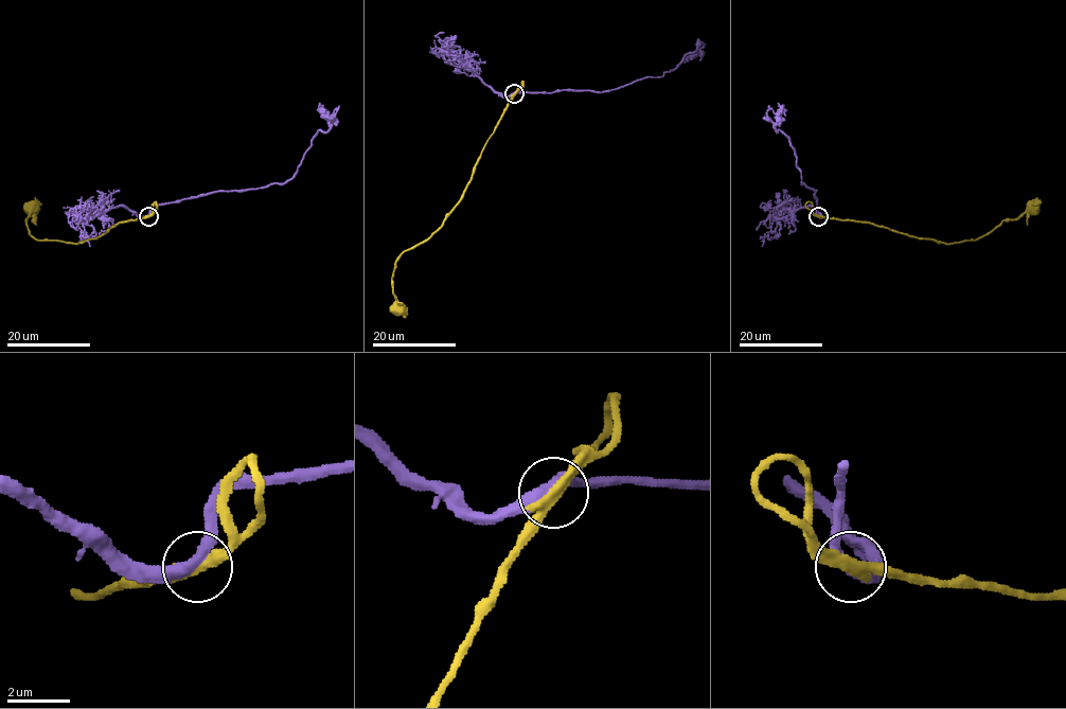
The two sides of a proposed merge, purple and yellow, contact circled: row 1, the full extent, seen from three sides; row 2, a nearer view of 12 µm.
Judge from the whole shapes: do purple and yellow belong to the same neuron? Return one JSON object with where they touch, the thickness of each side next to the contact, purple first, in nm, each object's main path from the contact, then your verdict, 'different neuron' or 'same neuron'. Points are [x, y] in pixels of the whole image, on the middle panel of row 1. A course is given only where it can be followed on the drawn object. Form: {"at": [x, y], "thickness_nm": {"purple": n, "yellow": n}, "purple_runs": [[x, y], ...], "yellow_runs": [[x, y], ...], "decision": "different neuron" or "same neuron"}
{"at": [514, 93], "thickness_nm": {"purple": 360, "yellow": 340}, "purple_runs": [[515, 94], [562, 90], [608, 92], [645, 77], [660, 77], [673, 70], [685, 55], [696, 53], [686, 54]], "yellow_runs": [[515, 94], [485, 145], [463, 197], [433, 233], [403, 252], [395, 262], [393, 294], [395, 306], [405, 317]], "decision": "same neuron"}

